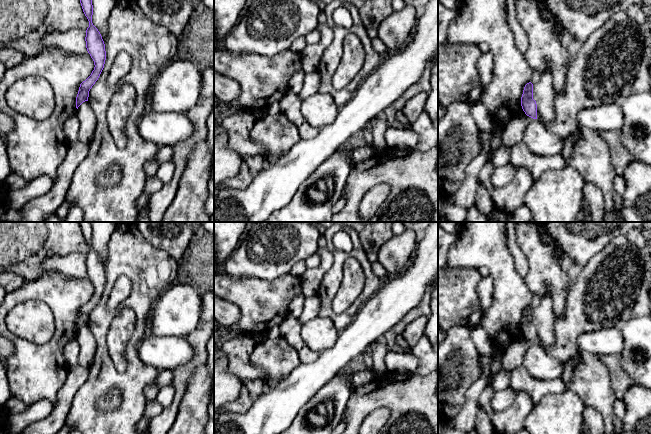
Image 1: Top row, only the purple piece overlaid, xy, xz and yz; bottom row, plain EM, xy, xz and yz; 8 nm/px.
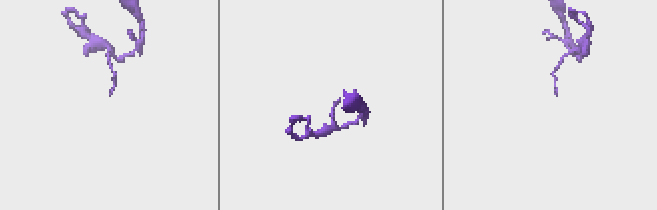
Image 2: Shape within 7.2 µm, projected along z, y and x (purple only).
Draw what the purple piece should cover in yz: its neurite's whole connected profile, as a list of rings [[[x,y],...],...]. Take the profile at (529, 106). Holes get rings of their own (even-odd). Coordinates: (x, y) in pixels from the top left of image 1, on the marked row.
[[[527,83],[521,97],[521,106],[525,114],[533,119],[537,119],[537,104],[533,99],[533,84]]]

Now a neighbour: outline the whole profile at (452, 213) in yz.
[[[459,206],[444,207],[442,215],[450,222],[462,222],[467,214],[467,208]]]

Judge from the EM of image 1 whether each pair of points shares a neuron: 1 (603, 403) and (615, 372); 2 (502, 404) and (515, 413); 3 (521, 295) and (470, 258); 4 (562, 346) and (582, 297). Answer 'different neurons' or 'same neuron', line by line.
1: different neurons
2: different neurons
3: same neuron
4: same neuron

